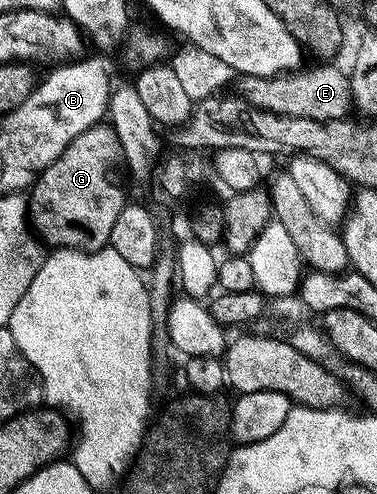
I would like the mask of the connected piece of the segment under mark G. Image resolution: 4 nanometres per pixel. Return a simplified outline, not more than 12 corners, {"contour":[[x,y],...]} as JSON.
{"contour":[[110,124],[81,135],[29,190],[51,247],[108,248],[129,201]]}

